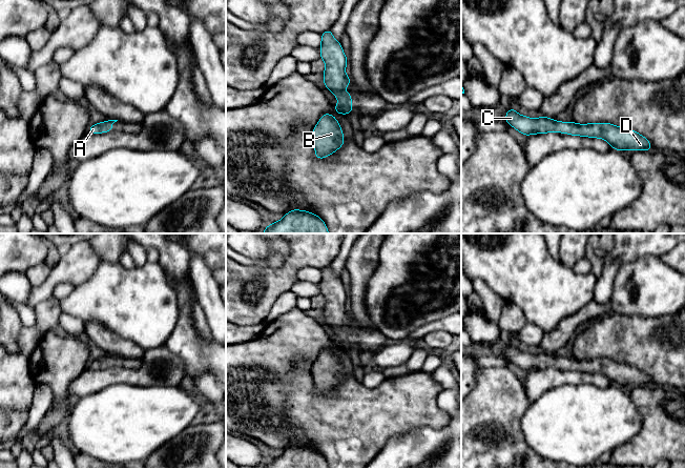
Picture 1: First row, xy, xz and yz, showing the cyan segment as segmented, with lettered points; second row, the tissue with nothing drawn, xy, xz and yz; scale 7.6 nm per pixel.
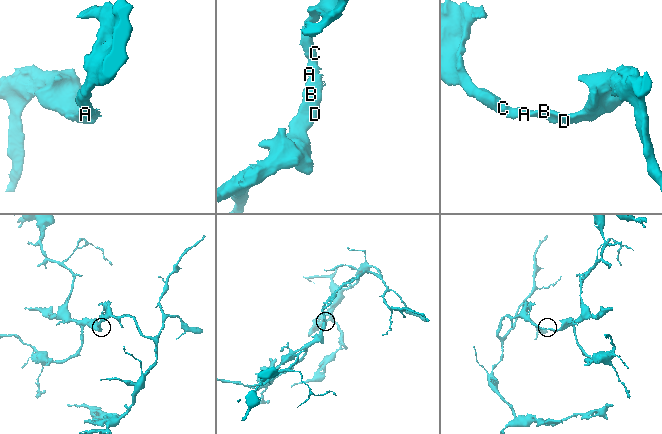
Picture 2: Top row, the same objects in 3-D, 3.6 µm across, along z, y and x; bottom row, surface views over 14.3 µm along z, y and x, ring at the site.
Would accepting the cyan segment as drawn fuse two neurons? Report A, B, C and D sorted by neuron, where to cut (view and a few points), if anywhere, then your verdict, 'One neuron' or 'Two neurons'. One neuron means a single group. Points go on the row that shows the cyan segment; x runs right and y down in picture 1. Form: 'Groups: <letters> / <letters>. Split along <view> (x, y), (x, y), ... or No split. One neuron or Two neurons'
Groups: A B C D. No split. One neuron

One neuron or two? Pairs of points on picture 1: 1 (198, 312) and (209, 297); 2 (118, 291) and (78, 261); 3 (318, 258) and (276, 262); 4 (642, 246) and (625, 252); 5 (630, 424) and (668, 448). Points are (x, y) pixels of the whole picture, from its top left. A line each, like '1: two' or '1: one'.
1: two
2: two
3: two
4: one
5: two

